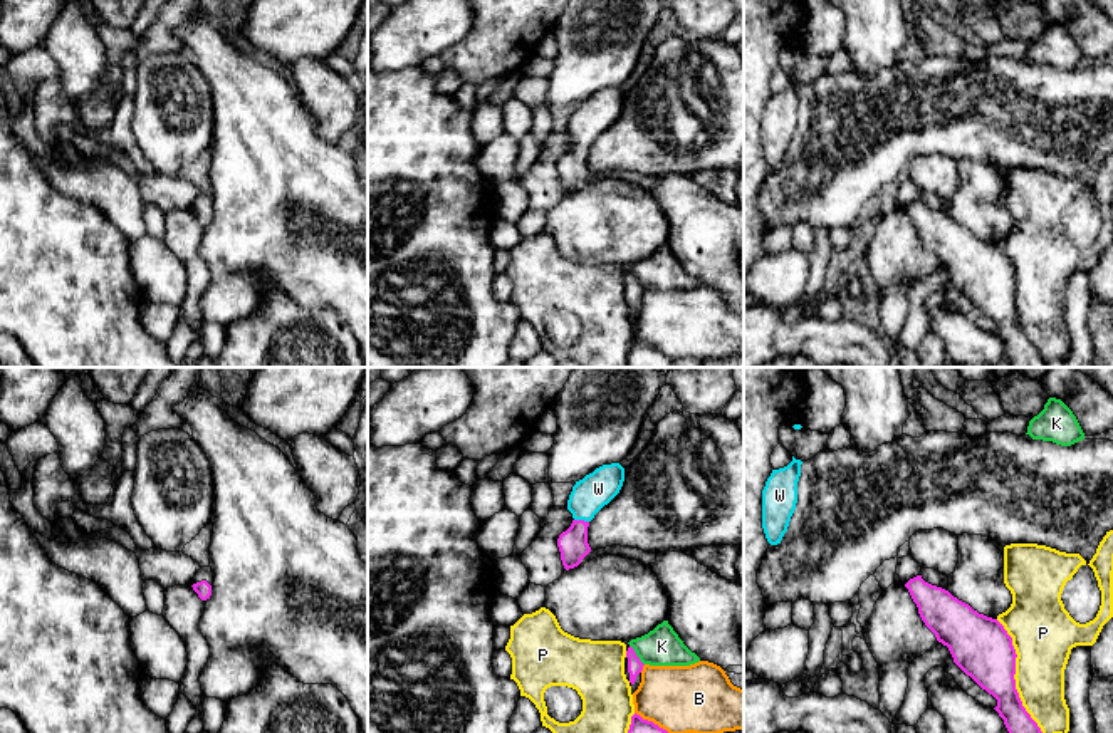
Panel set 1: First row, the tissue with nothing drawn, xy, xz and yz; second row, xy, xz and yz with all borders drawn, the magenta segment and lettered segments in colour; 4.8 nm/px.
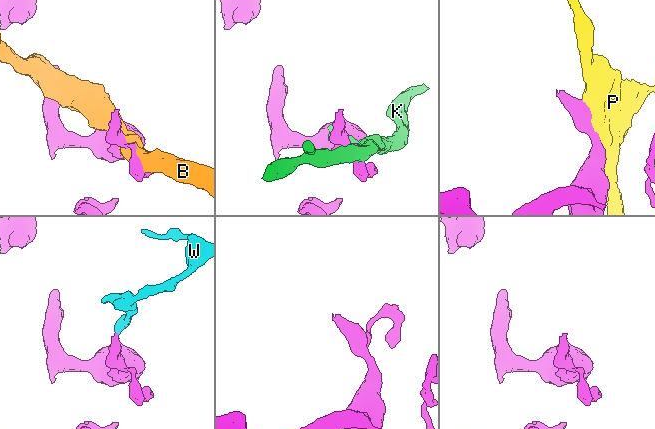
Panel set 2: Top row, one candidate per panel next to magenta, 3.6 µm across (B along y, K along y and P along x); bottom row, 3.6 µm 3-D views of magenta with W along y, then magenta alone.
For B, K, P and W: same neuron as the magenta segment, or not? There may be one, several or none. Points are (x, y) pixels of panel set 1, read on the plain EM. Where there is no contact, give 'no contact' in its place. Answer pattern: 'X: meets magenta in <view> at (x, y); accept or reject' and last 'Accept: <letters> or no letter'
B: meets magenta in xz at (652, 346); reject
K: meets magenta in xz at (635, 279); reject
P: meets magenta in yz at (1014, 304); reject
W: meets magenta in xz at (581, 145); accept
Accept: W

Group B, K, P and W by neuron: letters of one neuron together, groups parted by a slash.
B / K / P / W

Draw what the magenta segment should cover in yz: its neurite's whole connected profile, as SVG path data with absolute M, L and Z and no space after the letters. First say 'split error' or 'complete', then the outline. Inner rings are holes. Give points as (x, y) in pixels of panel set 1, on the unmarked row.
complete | M917 200L908 213L925 250L948 272L954 287L997 324L994 332L1014 367L1046 367L1016 314L1016 273L1004 250L979 238L948 215Z

